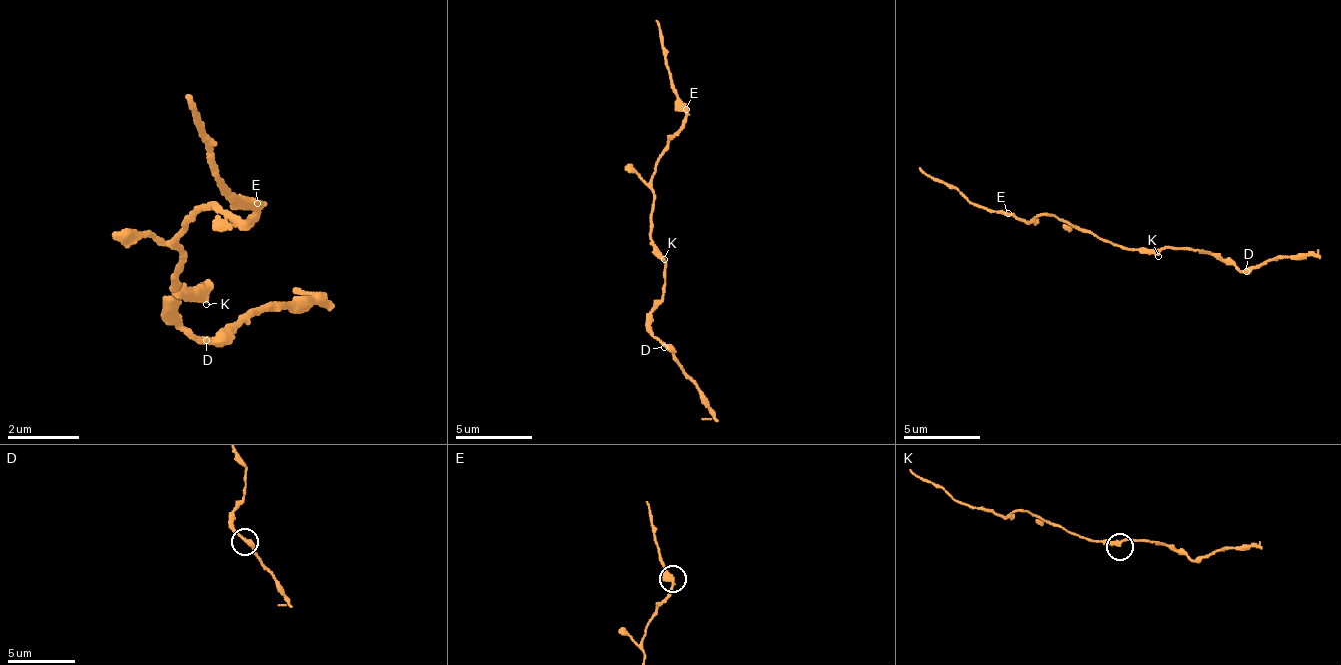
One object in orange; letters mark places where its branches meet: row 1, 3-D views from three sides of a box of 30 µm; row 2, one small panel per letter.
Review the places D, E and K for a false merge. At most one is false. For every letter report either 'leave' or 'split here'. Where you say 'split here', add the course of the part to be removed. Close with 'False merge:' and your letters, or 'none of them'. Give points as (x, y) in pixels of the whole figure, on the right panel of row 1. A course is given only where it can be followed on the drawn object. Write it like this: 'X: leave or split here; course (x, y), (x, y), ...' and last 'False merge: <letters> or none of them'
D: leave
E: split here; course (1008, 214), (974, 206), (920, 168)
K: leave
False merge: E

